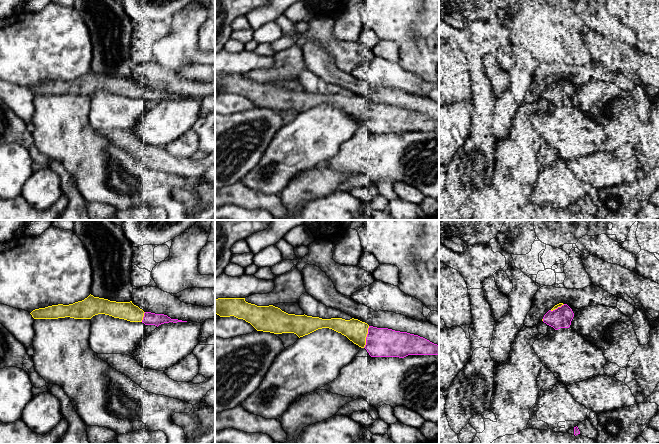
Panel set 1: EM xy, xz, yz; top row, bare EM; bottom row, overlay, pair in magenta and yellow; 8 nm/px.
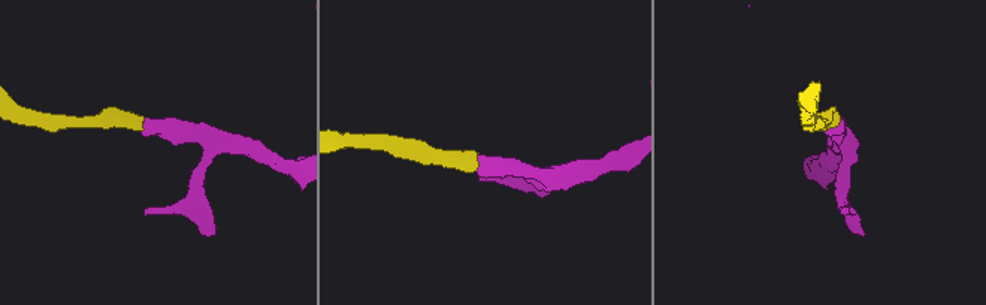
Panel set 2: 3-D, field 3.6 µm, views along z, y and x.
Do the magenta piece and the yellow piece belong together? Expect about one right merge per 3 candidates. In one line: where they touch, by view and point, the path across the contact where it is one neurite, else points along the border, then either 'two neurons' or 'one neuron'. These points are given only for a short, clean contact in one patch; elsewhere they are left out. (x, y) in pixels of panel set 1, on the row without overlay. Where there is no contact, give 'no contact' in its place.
contact xz (366, 113); one neuron

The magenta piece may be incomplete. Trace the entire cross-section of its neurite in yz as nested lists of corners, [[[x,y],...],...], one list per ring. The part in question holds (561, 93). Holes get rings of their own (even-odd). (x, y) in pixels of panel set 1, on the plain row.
[[[563,79],[555,81],[543,93],[542,97],[555,106],[569,104],[574,93],[572,85]]]

